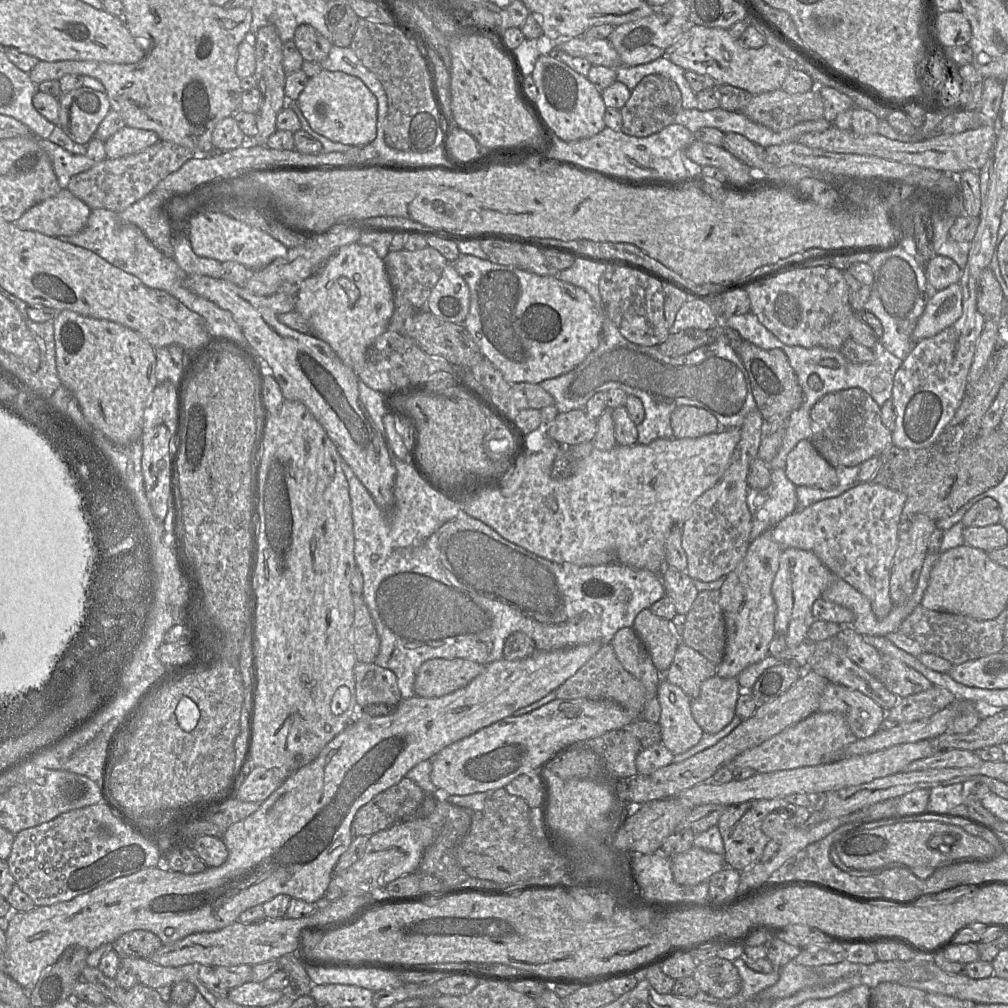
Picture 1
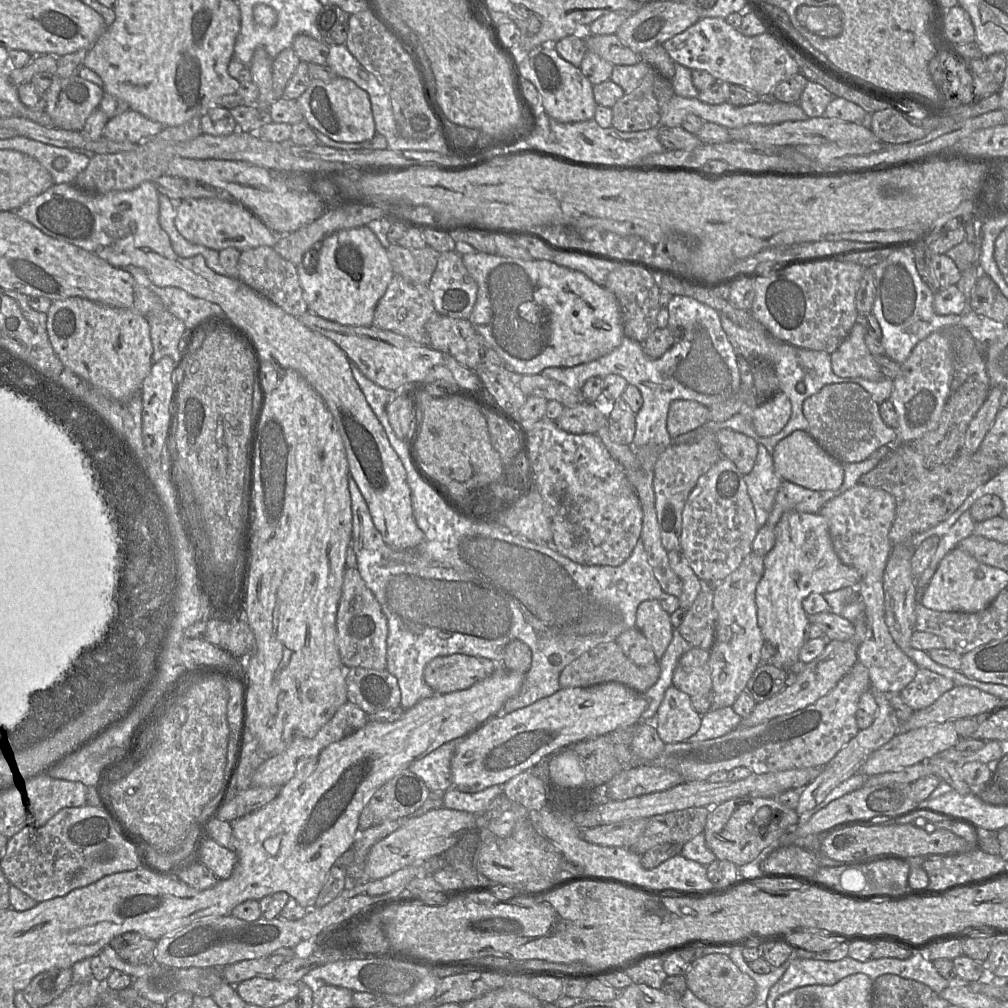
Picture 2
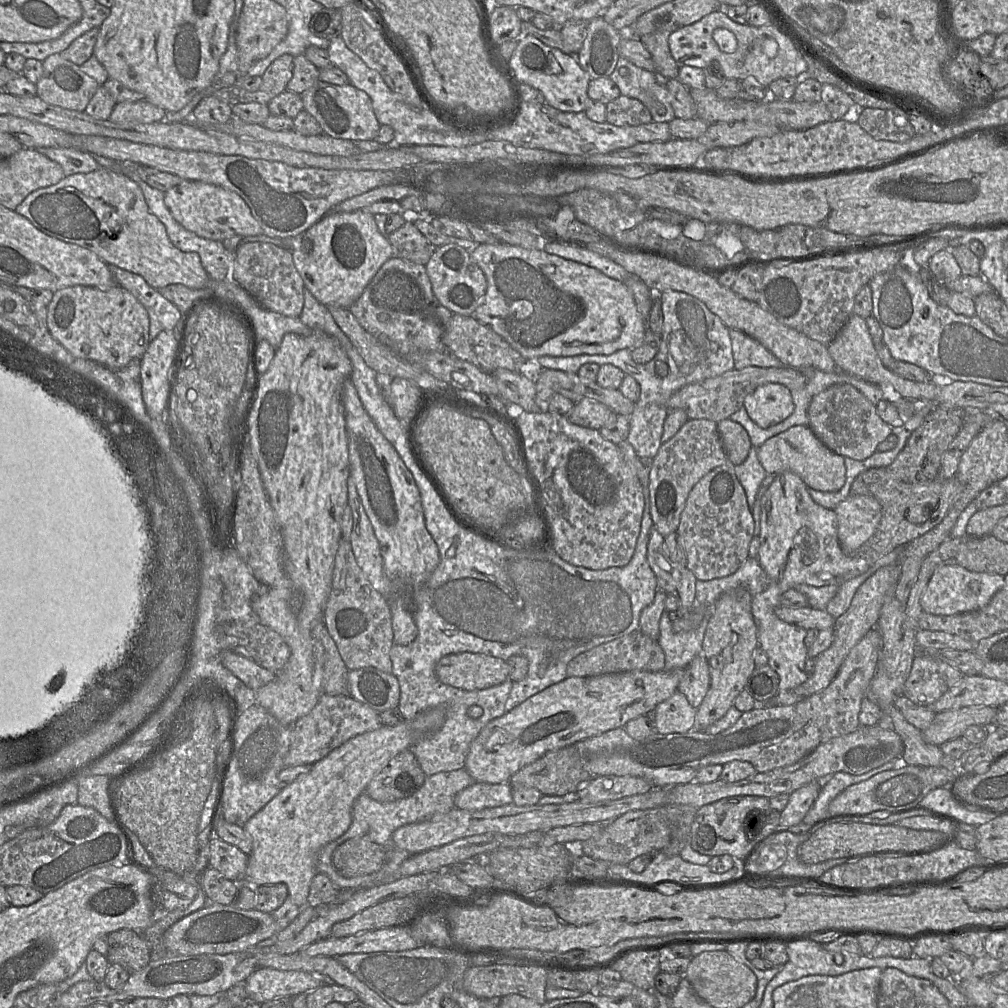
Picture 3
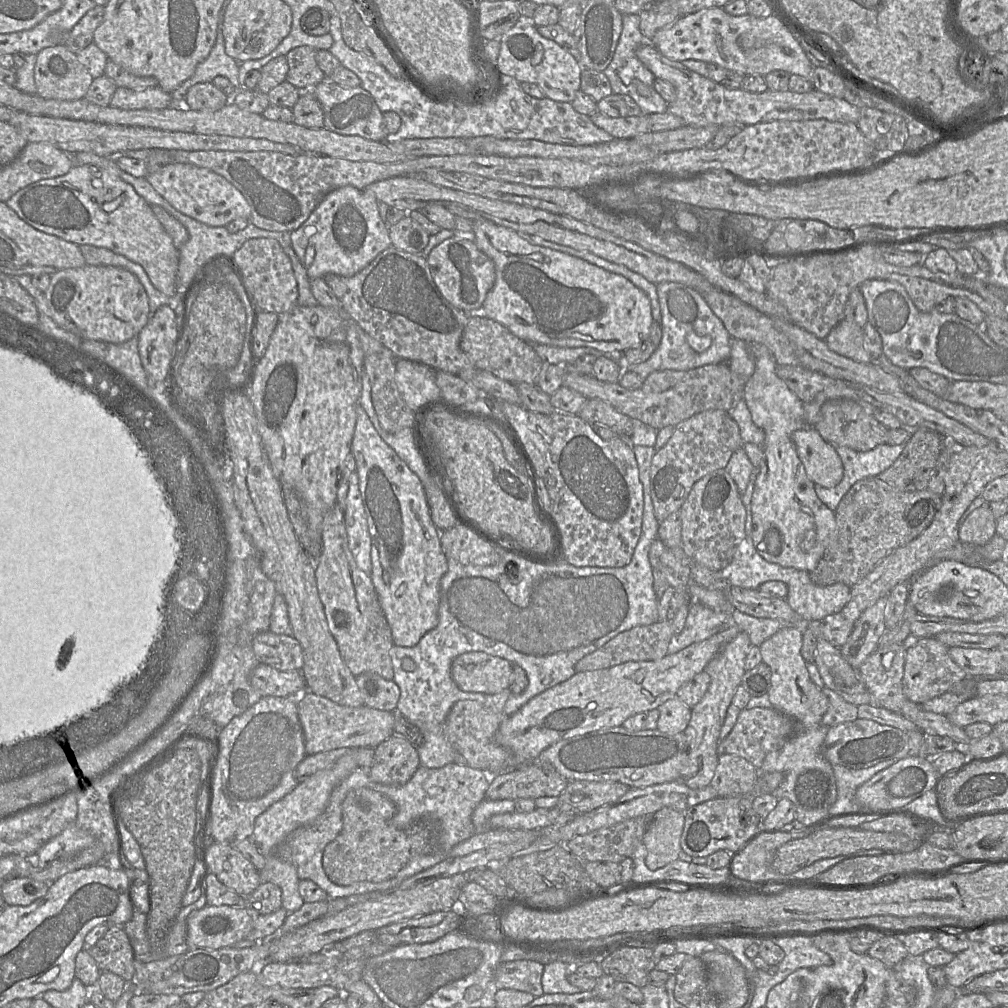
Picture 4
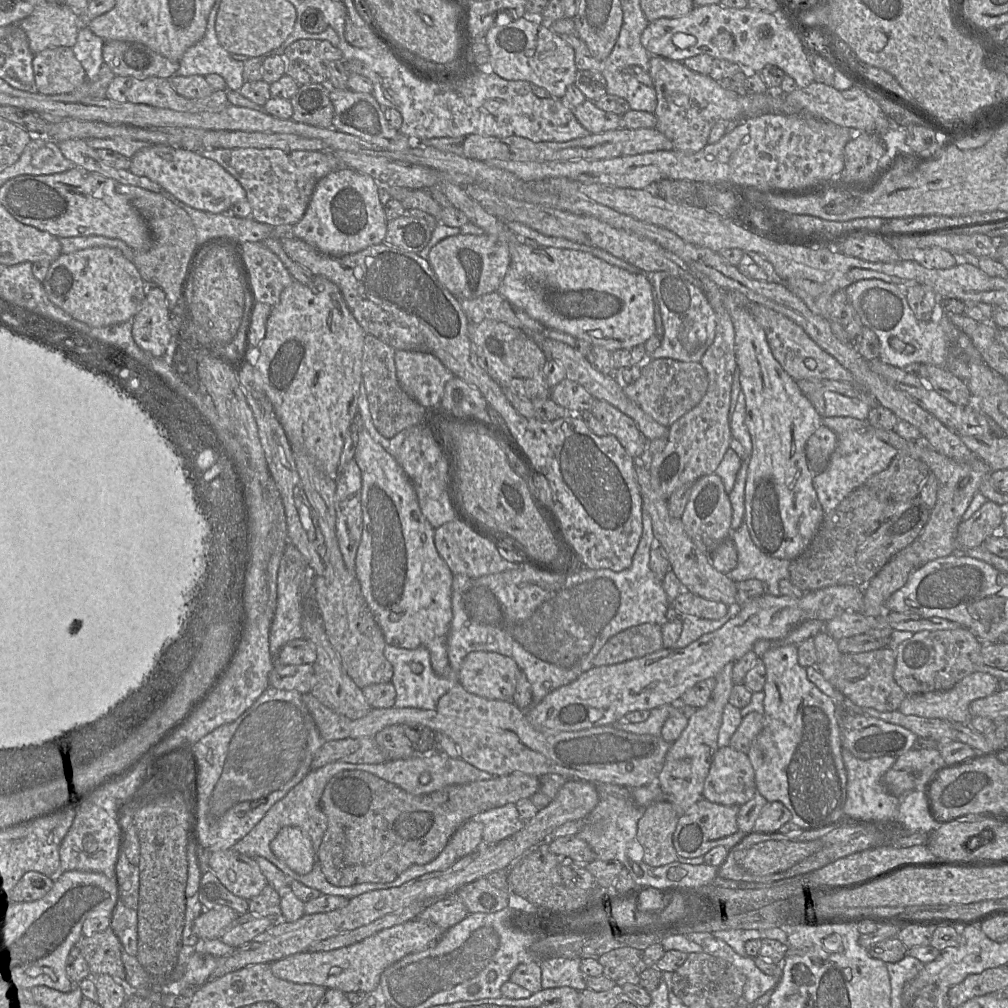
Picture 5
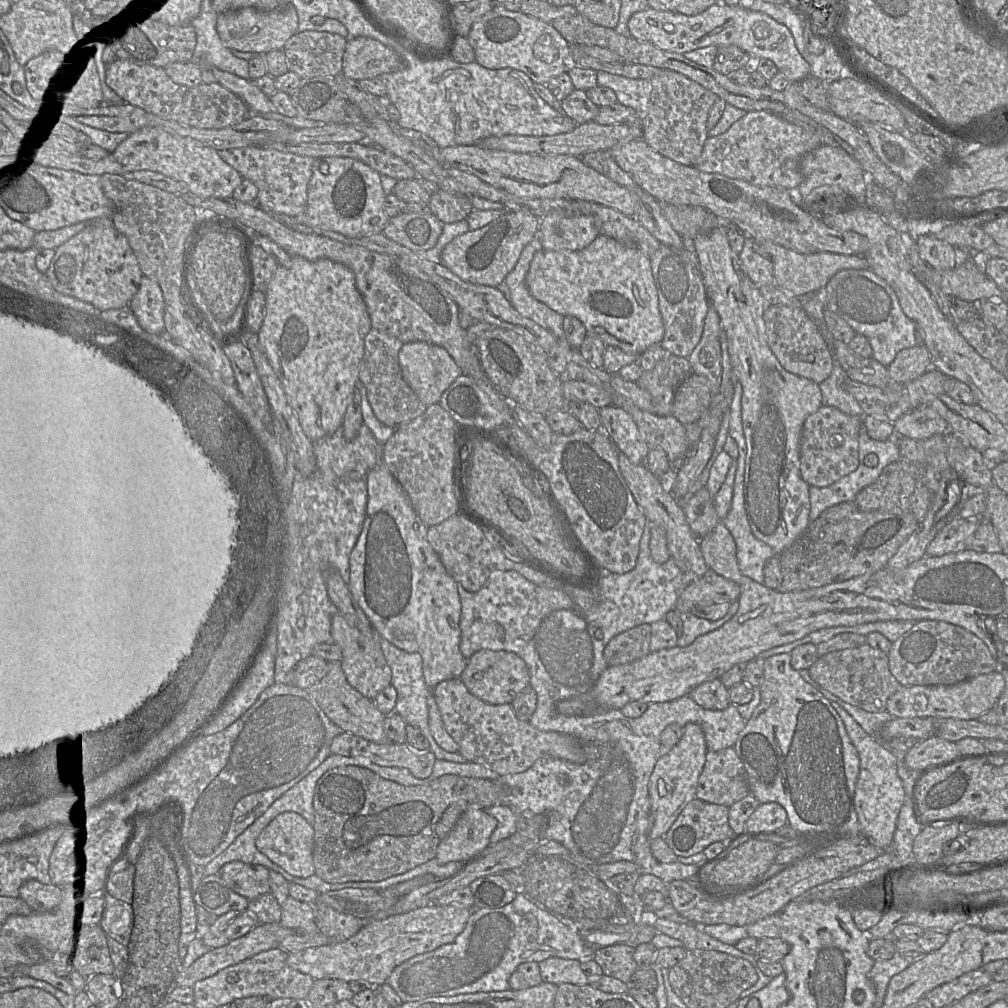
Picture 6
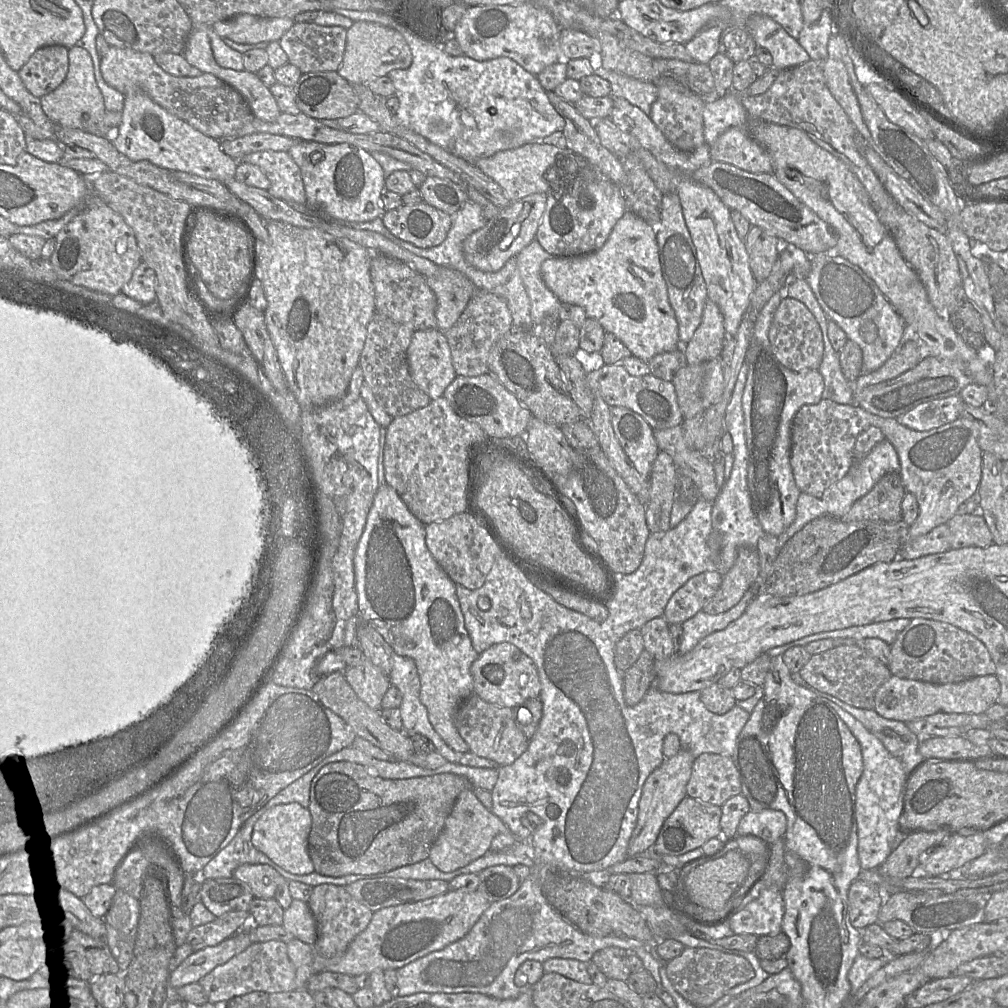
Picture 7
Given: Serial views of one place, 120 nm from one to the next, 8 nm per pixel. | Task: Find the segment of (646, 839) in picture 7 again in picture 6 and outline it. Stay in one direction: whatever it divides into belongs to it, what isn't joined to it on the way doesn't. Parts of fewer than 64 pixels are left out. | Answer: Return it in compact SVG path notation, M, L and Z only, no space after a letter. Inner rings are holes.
M687 723L679 742L670 750L662 752L649 780L649 839L664 837L685 806L696 798L698 780L706 761L707 752L704 732L696 723Z

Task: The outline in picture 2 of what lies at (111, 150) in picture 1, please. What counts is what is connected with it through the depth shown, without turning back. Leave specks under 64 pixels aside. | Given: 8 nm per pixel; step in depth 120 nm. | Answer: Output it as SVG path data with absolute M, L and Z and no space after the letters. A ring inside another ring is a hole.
M128 109L108 120L103 136L115 142L128 141L139 144L156 136L164 126L141 113Z

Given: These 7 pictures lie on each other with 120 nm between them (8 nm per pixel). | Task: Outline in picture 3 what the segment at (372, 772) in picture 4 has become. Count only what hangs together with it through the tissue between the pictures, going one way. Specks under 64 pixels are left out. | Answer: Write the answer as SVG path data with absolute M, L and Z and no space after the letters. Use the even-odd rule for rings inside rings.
M409 748L393 757L371 780L365 792L379 802L396 801L414 794L426 777Z

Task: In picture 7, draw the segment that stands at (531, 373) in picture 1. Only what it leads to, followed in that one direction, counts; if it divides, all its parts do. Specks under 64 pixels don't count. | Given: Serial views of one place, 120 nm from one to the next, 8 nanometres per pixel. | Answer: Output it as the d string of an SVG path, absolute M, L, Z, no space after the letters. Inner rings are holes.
M627 211L615 224L601 248L584 255L551 256L541 265L542 279L561 303L582 307L589 318L597 320L605 332L614 334L631 355L648 362L655 355L681 346L678 323L662 275L654 227L633 211Z

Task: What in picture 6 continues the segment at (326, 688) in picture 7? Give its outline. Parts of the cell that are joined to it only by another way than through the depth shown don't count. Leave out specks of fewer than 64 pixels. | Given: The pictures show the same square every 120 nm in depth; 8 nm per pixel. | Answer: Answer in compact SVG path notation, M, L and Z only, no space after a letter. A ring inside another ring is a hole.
M332 663L332 669L327 675L309 687L307 691L342 732L357 735L377 744L388 742L384 732L385 715L379 711L373 699L363 696L349 684L340 663Z

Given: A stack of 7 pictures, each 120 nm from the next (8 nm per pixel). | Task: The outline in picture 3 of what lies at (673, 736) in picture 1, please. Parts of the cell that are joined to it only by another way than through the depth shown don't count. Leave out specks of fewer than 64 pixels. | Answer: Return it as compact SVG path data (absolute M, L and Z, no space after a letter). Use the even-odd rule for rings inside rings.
M677 690L654 709L656 732L661 734L684 733L694 728L696 709Z

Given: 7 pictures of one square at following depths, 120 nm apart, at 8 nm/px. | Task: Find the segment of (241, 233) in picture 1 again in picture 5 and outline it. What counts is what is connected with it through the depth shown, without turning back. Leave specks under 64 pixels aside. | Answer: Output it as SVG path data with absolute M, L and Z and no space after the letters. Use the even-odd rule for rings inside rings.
M165 144L149 145L131 158L129 171L149 178L184 204L205 212L222 214L229 211L236 202L247 199L244 188L229 172L197 151Z

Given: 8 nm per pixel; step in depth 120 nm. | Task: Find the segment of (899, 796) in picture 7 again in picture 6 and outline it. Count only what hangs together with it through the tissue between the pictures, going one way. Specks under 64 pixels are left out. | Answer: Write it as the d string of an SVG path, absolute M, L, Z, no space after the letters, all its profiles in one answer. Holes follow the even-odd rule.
M833 701L831 703L842 719L860 759L860 771L854 793L854 807L860 833L875 846L892 850L898 856L898 863L901 865L911 863L915 860L913 842L924 826L928 825L919 816L914 796L906 798L902 780L897 771L897 759L881 744L881 741L868 735L838 703Z

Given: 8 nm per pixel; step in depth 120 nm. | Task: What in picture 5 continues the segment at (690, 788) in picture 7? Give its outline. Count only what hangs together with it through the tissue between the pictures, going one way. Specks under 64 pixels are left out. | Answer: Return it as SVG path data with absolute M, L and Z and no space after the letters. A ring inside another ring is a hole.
M730 745L719 748L704 782L703 798L723 805L743 805L755 794L755 772L747 753Z

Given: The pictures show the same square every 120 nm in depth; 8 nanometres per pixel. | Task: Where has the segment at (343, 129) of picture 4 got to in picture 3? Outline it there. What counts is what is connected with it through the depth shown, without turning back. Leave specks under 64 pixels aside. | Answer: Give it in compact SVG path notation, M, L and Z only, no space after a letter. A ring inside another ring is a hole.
M319 80L300 95L304 109L318 121L324 133L351 141L373 140L376 137L380 123L374 113L370 96L363 90L350 83L333 85Z

